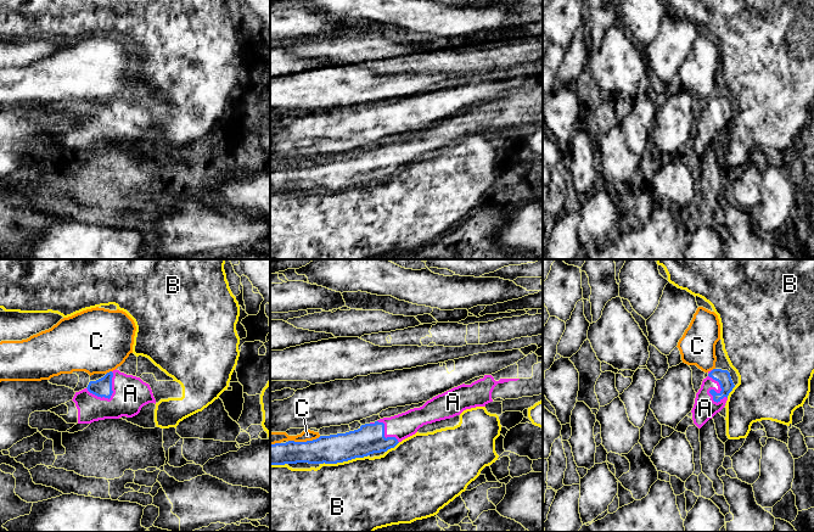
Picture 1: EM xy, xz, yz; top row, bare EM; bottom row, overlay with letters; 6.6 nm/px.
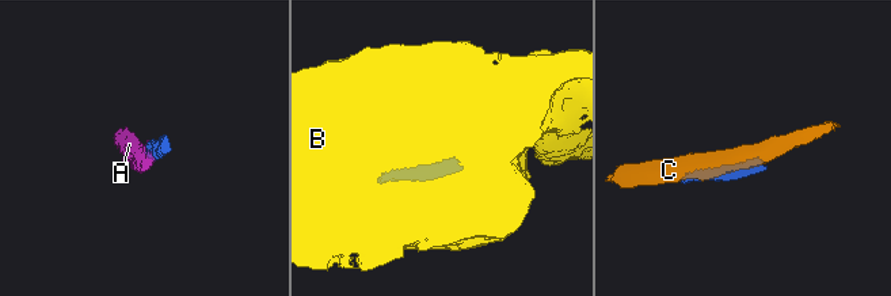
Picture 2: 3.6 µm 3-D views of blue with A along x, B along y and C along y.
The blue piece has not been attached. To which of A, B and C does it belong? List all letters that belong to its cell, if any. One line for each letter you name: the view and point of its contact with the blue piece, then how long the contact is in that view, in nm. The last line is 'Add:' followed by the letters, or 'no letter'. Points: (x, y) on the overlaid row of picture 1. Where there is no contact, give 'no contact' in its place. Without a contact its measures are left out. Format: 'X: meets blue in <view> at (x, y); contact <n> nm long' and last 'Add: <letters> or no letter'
A: meets blue in yz at (720, 391); contact 220 nm long
Add: A

